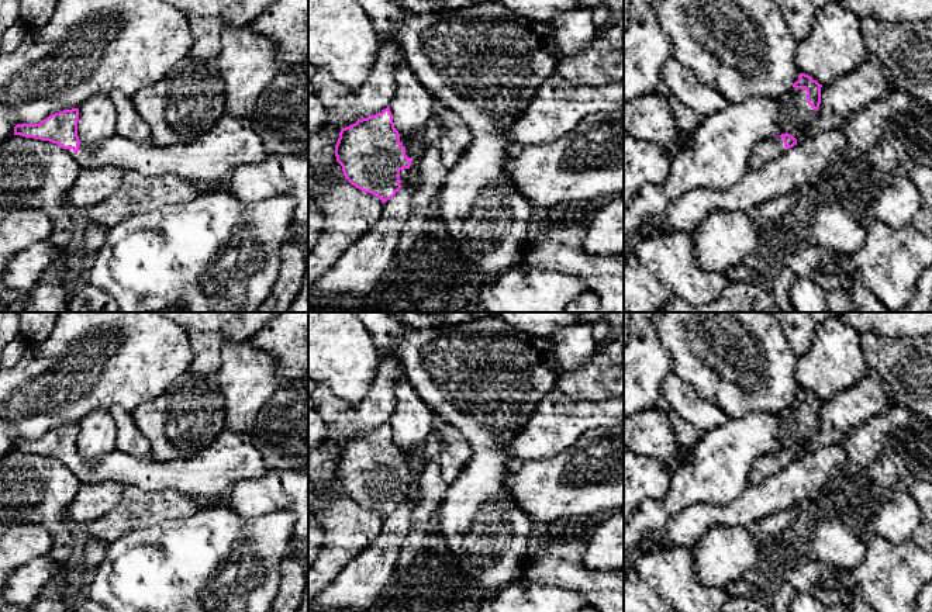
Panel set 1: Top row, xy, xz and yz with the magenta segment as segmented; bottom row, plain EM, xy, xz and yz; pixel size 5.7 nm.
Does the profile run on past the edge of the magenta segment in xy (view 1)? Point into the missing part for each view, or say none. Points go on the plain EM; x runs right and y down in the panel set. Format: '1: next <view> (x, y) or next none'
1: next xy (232, 457)

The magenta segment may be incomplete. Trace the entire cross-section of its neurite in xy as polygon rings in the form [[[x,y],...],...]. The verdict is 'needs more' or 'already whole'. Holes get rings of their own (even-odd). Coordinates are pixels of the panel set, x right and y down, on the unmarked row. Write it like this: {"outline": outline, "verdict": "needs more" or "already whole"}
{"outline": [[[79,423],[63,425],[51,429],[39,439],[18,439],[14,450],[49,456],[66,464],[82,484],[115,481],[124,487],[134,485],[148,492],[175,490],[191,498],[206,497],[208,499],[224,499],[231,488],[245,480],[258,480],[269,470],[259,450],[253,445],[251,432],[231,432],[224,429],[217,439],[193,457],[159,461],[152,457],[139,459],[118,449],[110,454],[86,461],[77,452]]], "verdict": "needs more"}

